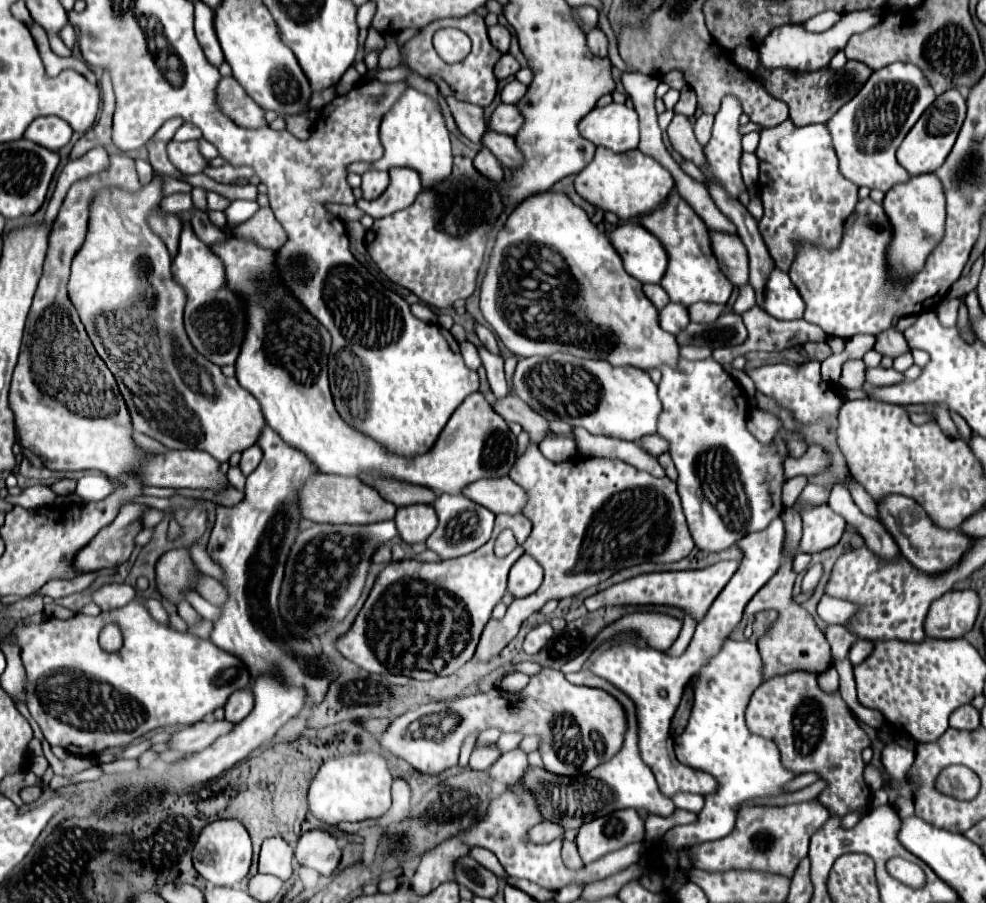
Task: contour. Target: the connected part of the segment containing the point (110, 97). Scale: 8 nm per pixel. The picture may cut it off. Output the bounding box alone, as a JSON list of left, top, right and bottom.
[70,73,114,159]

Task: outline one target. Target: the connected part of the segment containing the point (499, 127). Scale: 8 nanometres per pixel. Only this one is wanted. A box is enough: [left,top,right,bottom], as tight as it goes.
[490,105,524,137]

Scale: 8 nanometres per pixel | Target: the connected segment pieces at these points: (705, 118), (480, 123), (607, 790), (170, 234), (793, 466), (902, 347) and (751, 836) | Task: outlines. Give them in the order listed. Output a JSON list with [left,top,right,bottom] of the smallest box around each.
[[694,113,714,145],[446,97,488,143],[520,669,676,829],[148,207,182,257],[784,445,828,479],[876,327,908,357],[690,799,828,879]]

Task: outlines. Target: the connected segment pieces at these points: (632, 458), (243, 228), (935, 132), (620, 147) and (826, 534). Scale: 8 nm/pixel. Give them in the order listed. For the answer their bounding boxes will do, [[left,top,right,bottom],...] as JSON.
[[574,427,664,477],[234,207,286,249],[898,89,966,175],[578,103,638,153],[800,503,846,553]]

